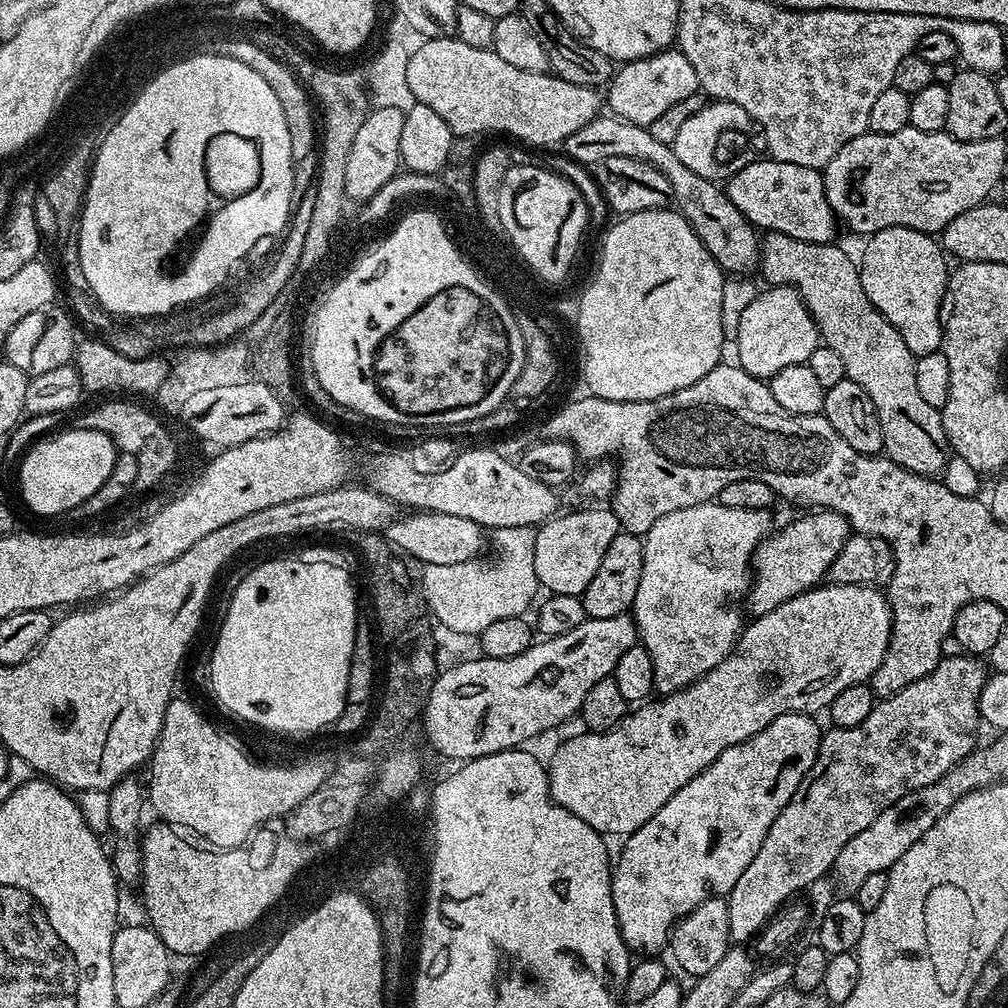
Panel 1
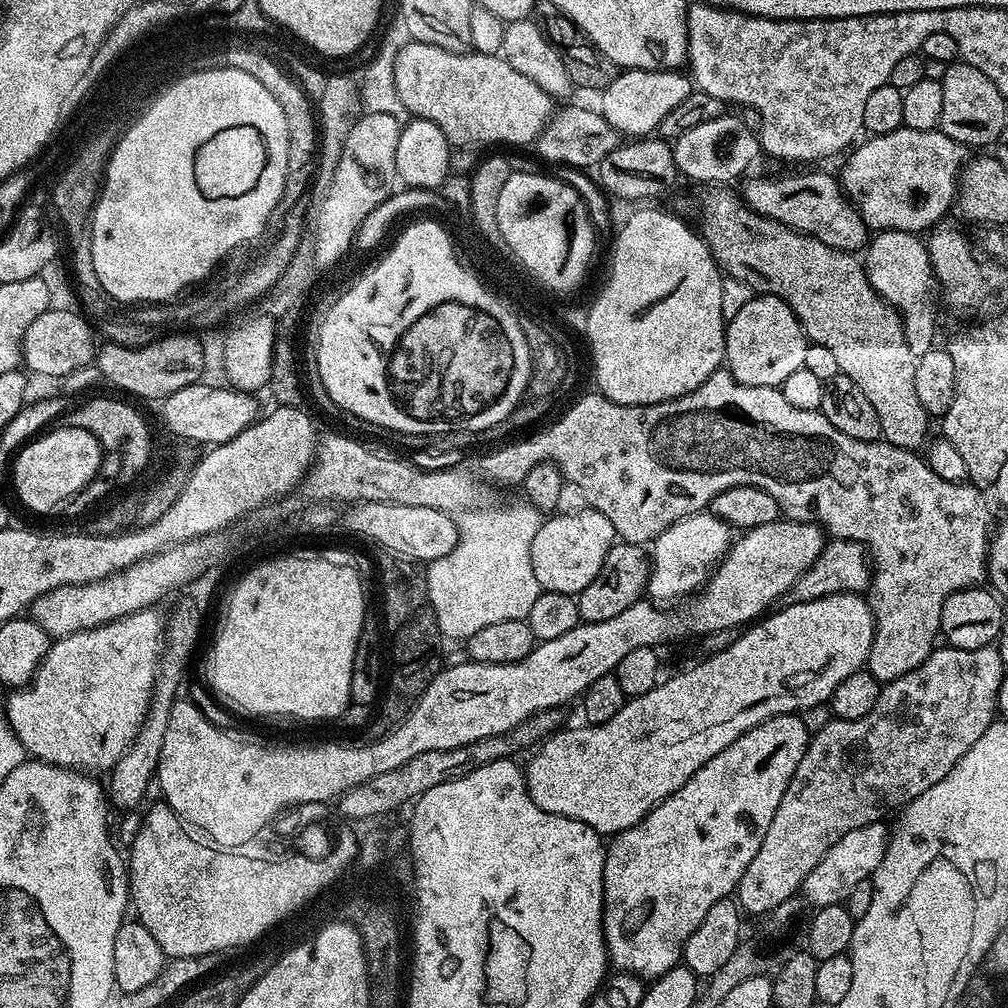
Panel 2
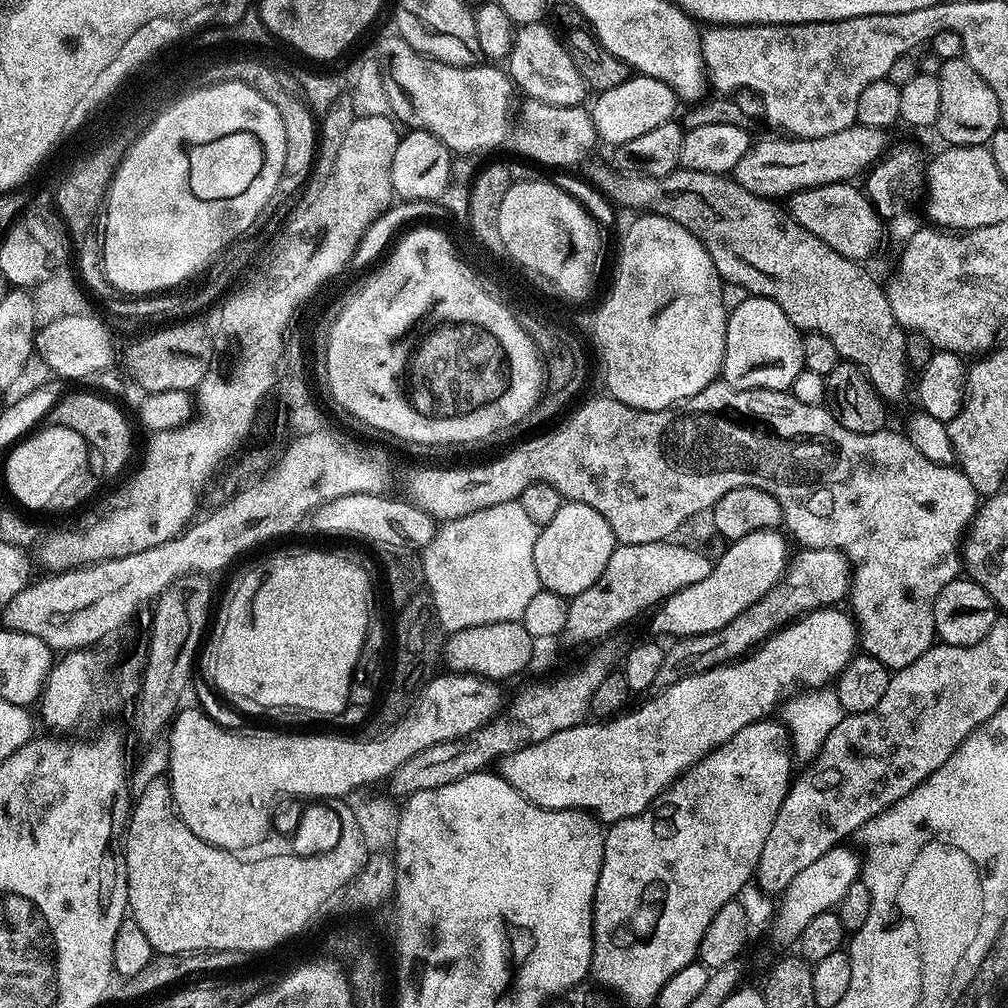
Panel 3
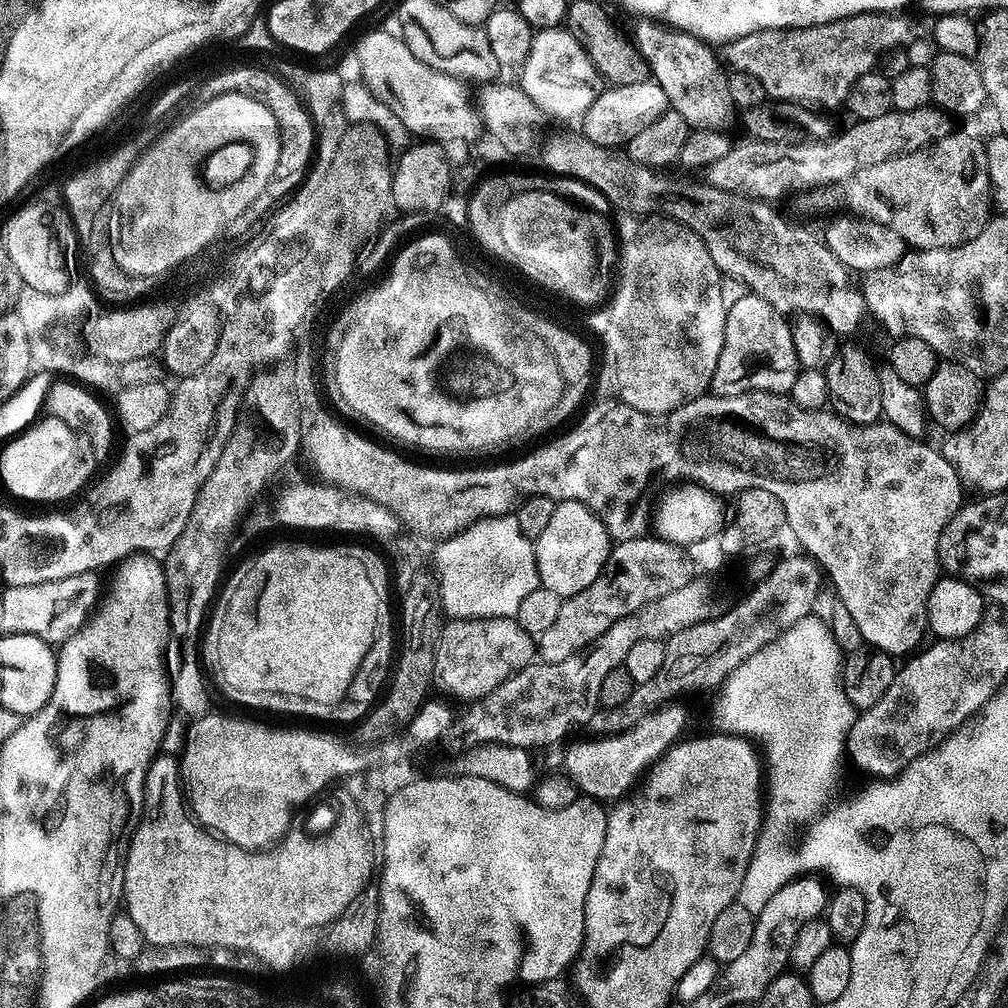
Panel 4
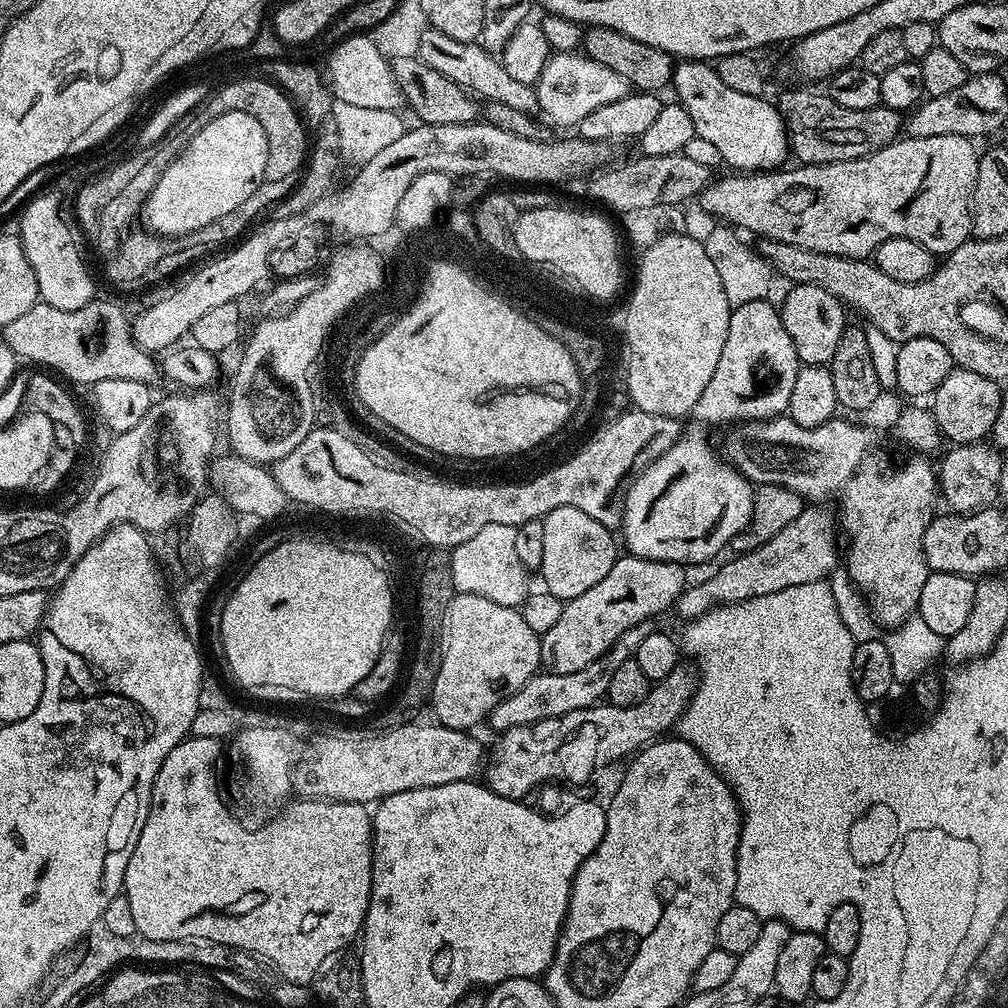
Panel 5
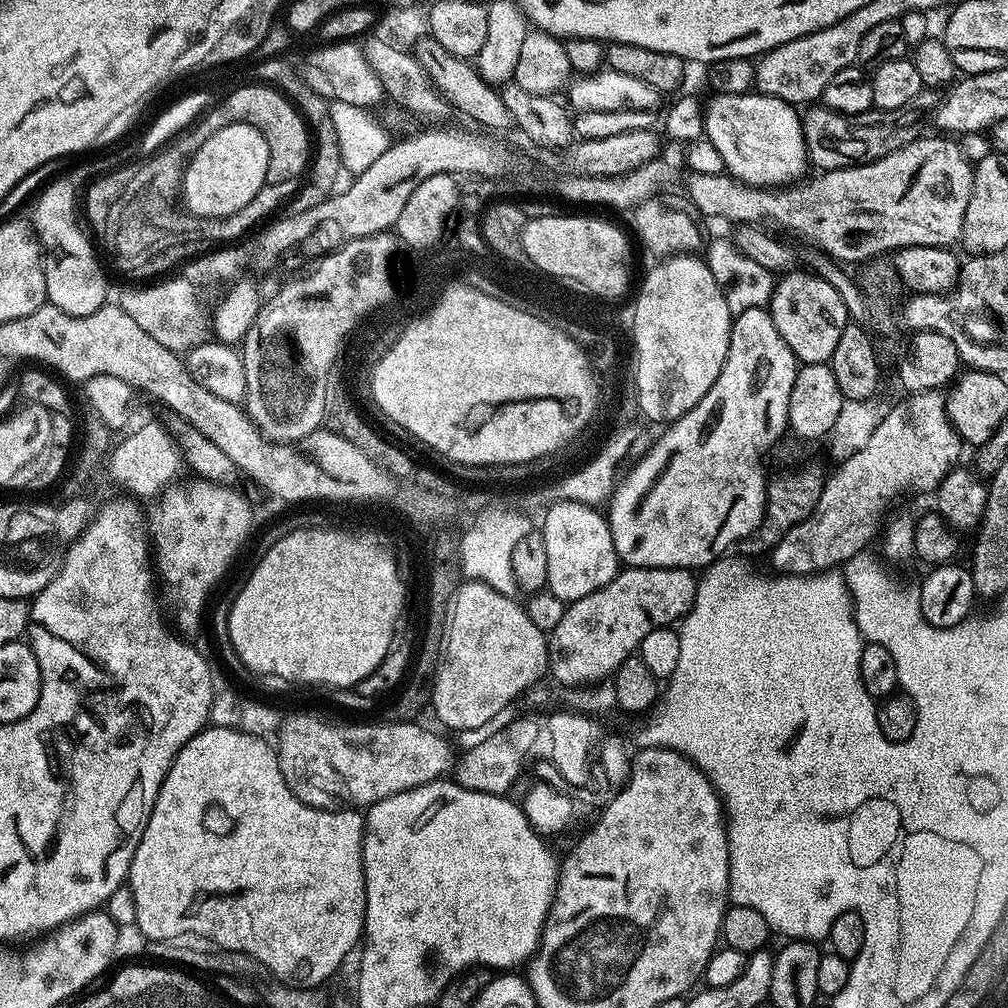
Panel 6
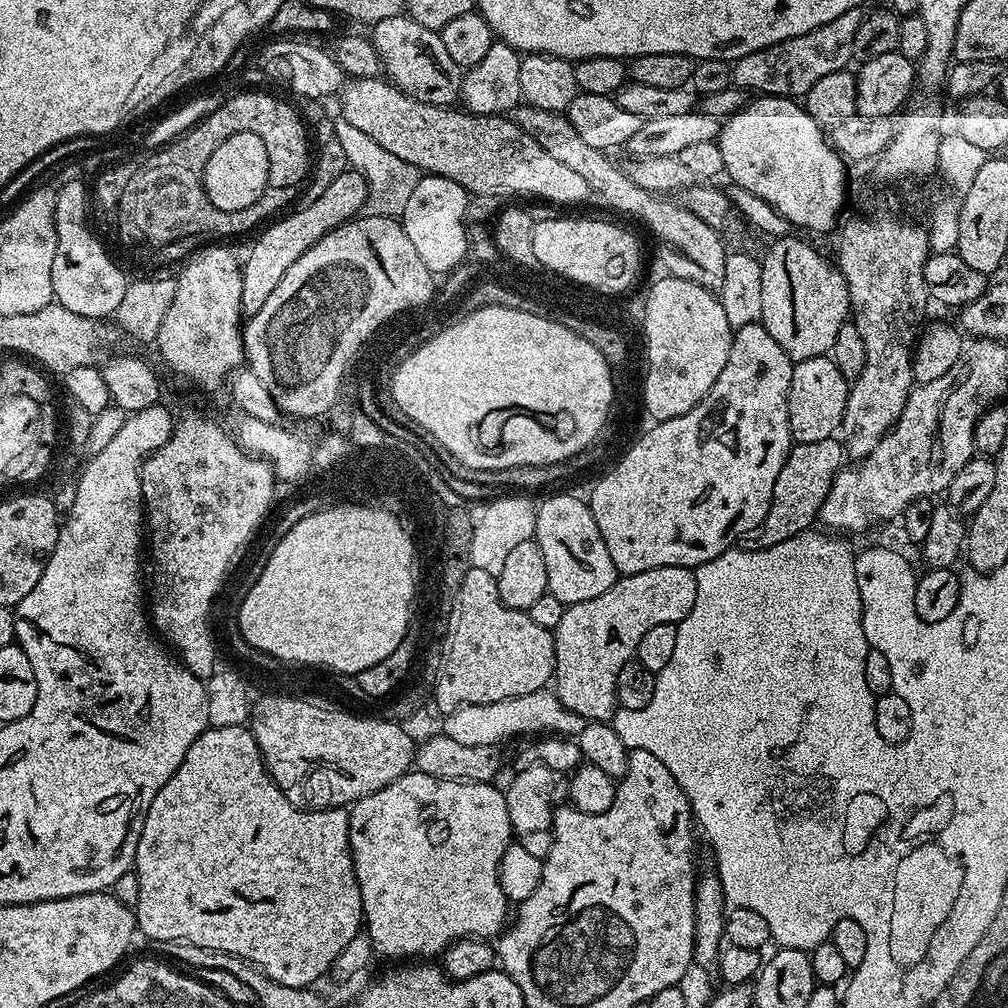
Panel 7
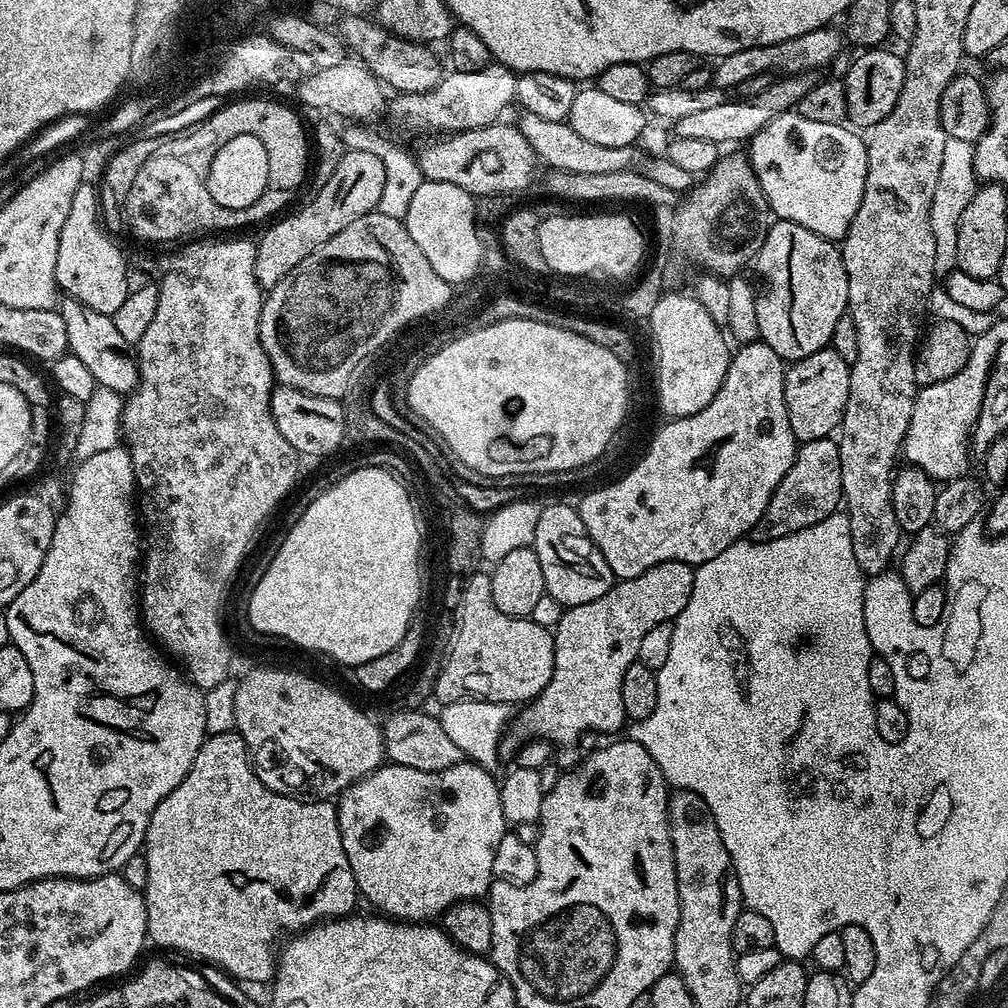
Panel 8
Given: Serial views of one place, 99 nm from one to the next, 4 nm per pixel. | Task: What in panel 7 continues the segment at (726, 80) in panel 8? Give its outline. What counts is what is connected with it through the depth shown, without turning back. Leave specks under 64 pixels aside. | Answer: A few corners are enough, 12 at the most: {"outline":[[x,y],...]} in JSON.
{"outline":[[863,7],[735,61],[735,87],[803,98],[853,63]]}

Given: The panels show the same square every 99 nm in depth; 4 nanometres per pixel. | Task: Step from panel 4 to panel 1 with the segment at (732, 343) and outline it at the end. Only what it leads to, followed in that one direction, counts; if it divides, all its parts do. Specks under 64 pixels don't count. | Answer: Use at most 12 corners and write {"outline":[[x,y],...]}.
{"outline":[[794,288],[757,291],[734,341],[762,381],[807,364],[820,332]]}

